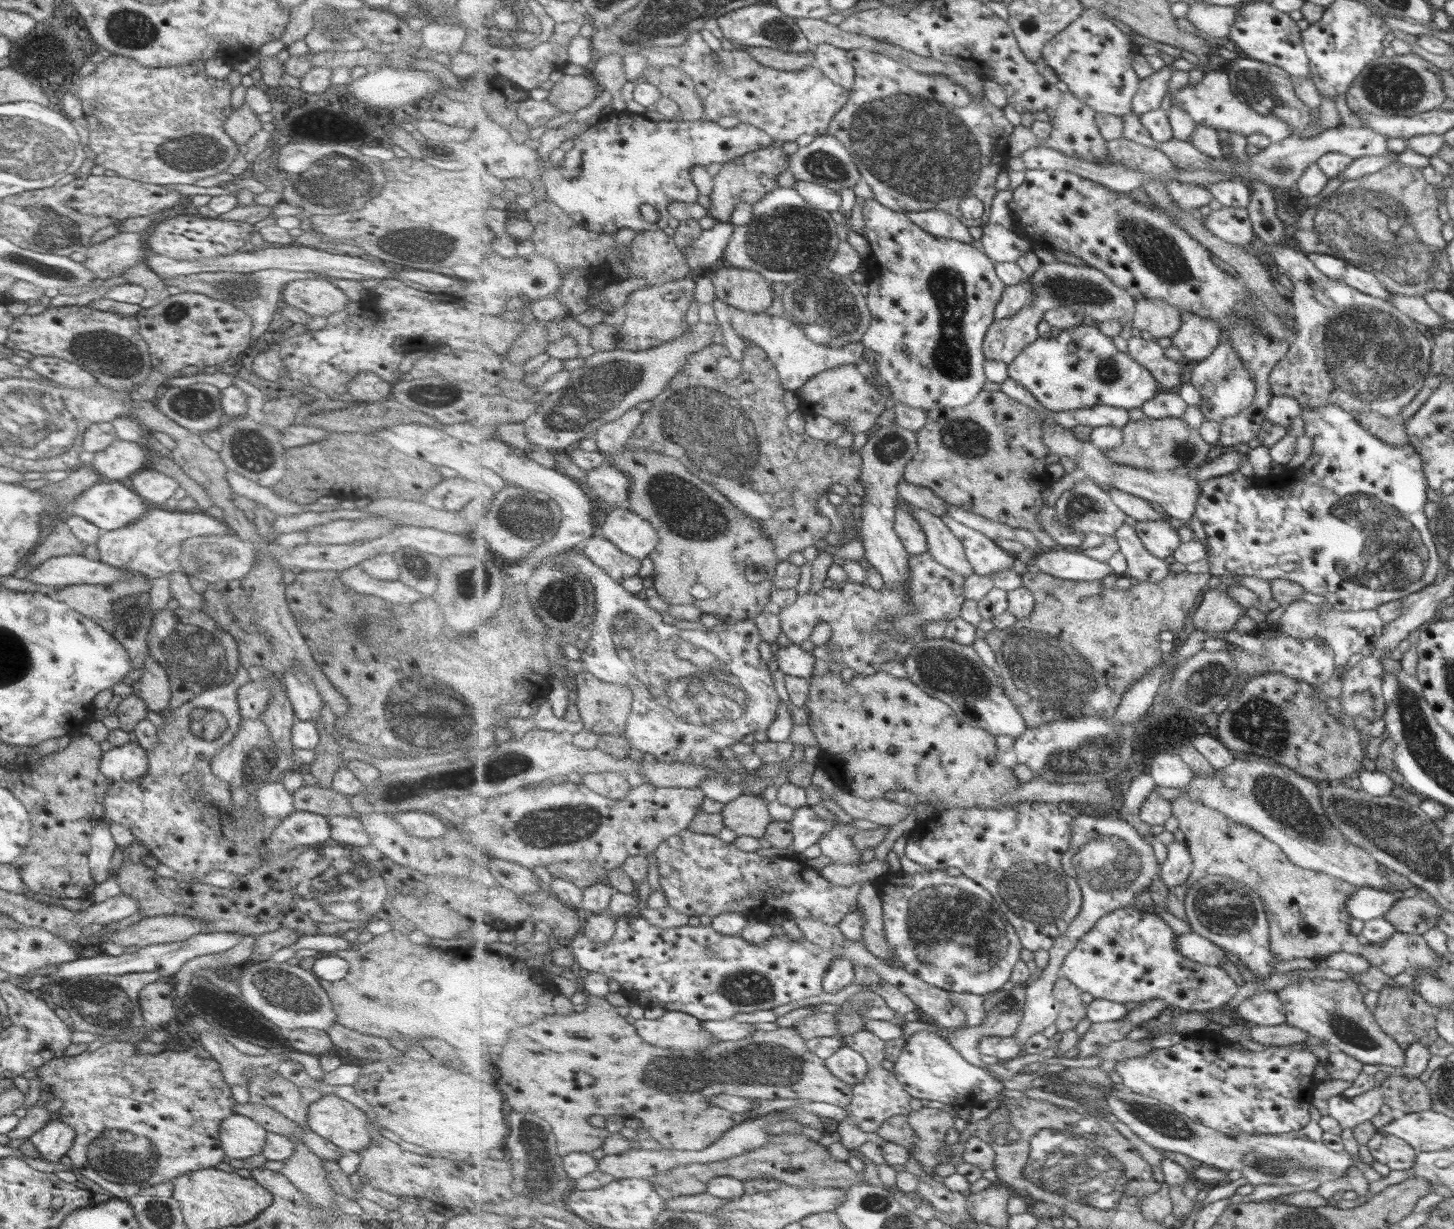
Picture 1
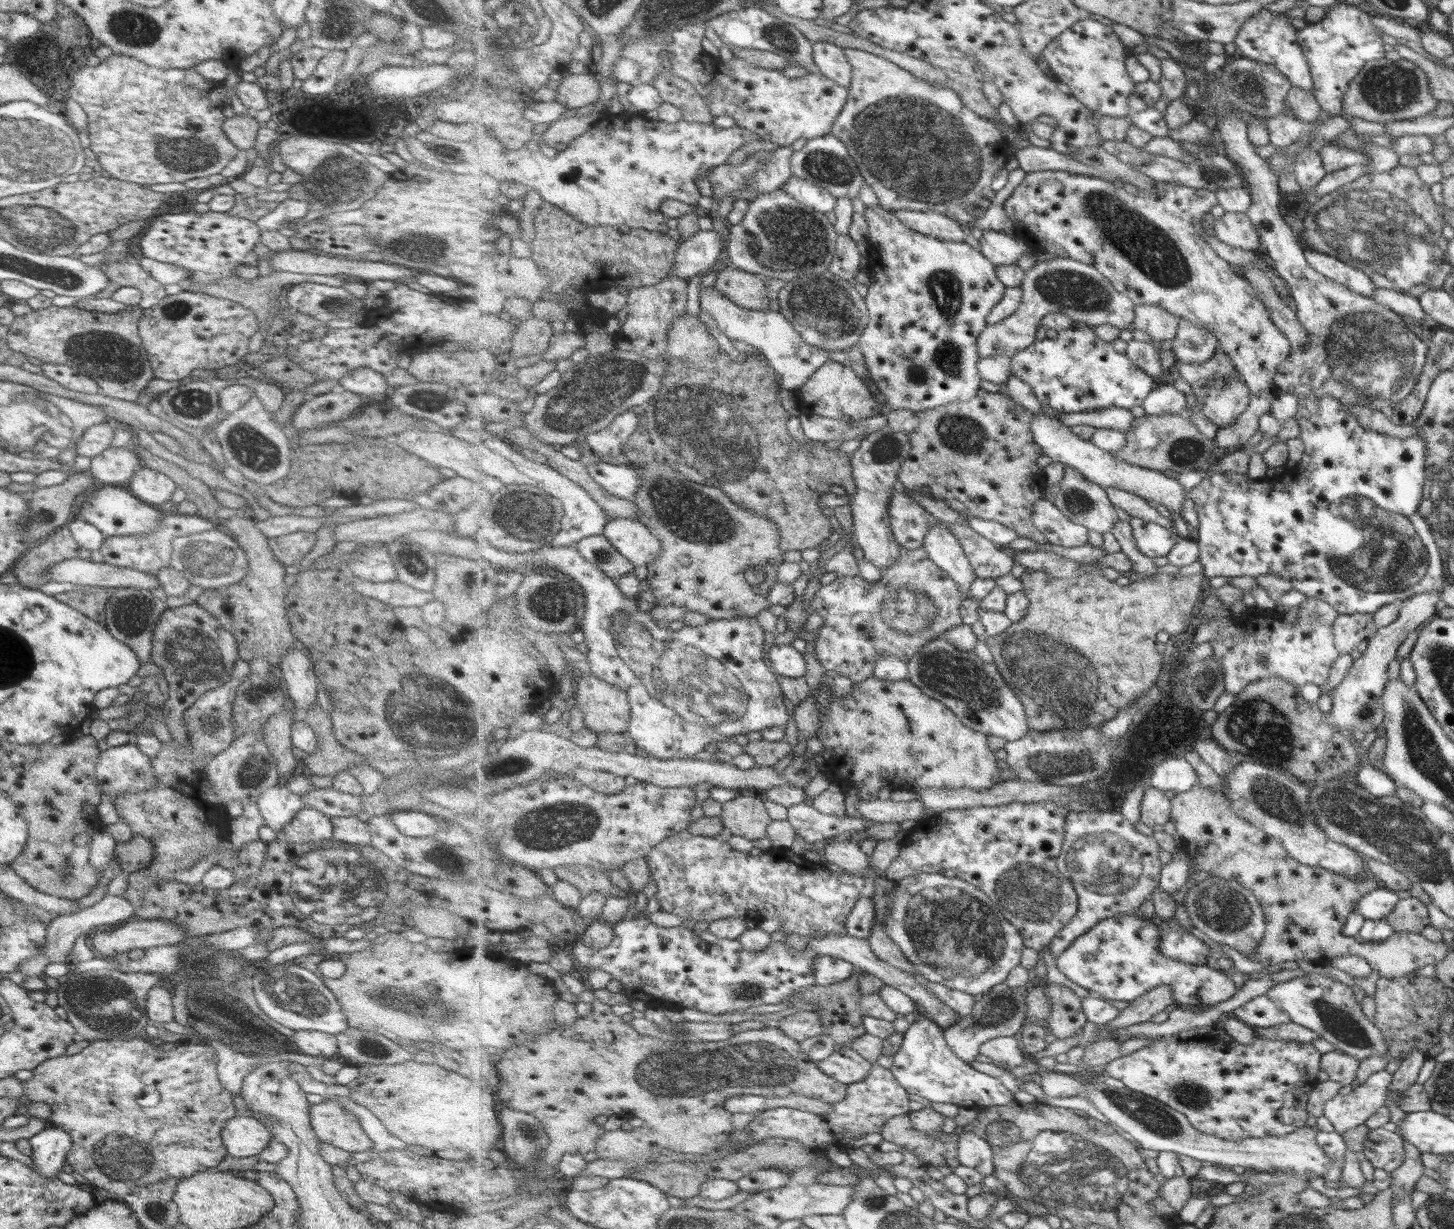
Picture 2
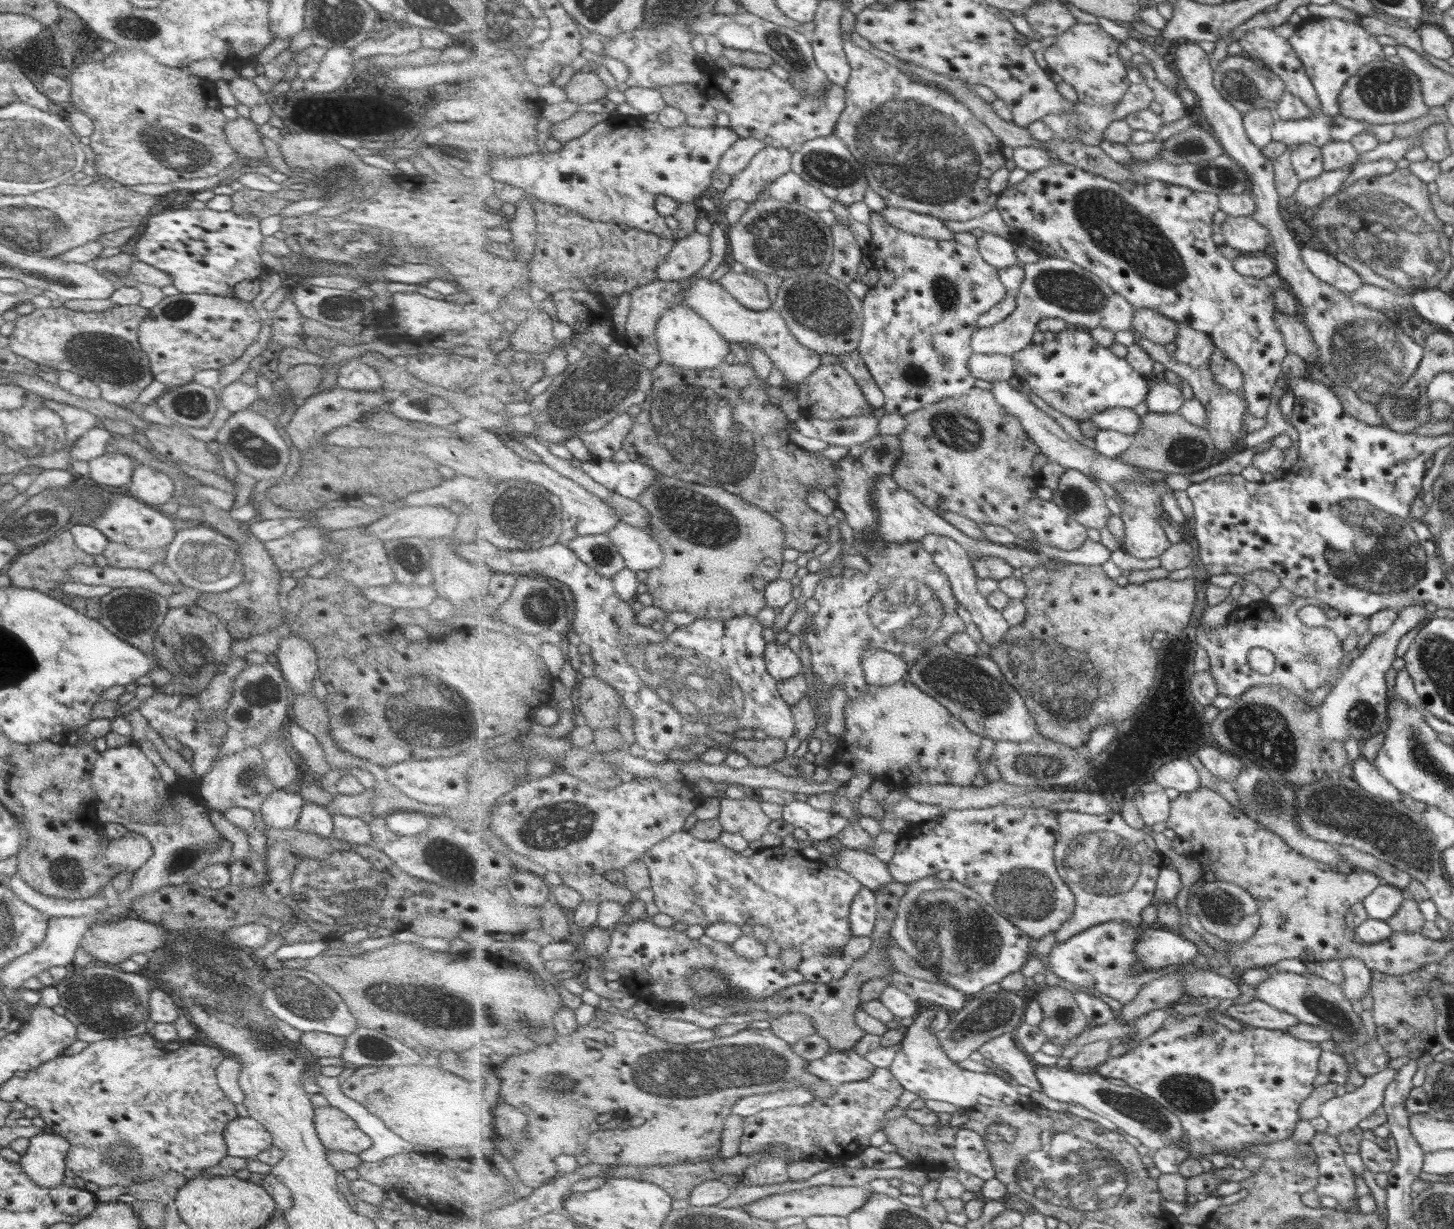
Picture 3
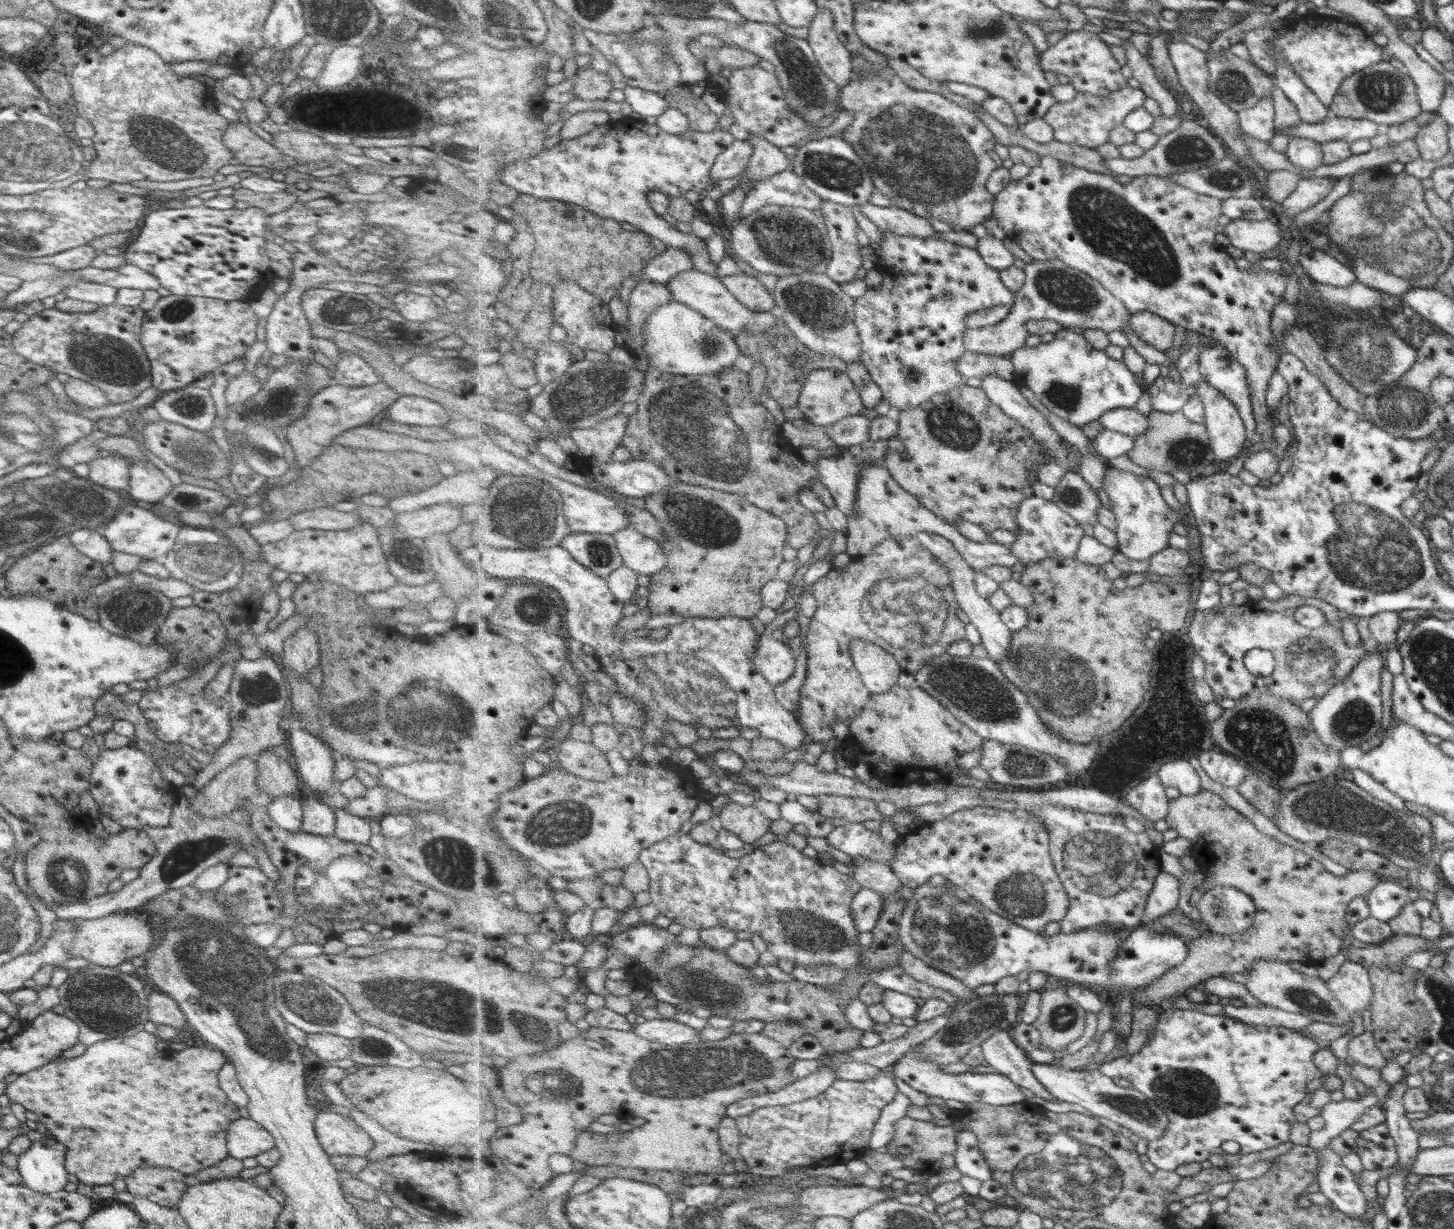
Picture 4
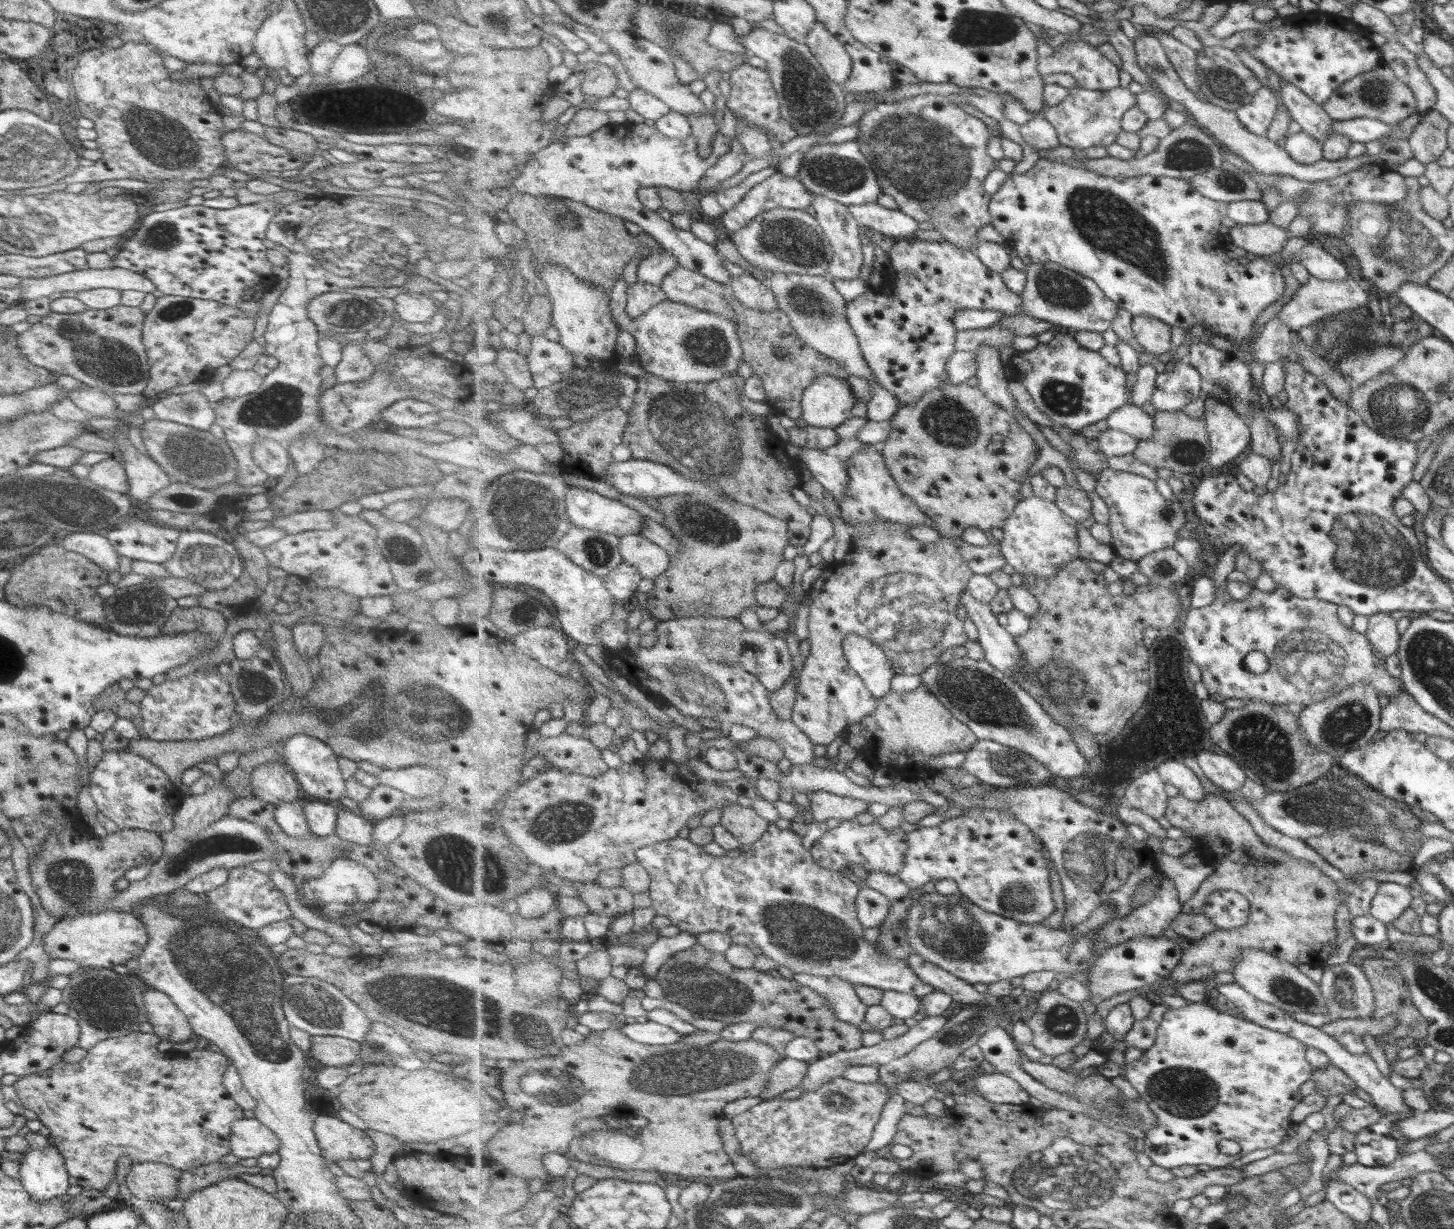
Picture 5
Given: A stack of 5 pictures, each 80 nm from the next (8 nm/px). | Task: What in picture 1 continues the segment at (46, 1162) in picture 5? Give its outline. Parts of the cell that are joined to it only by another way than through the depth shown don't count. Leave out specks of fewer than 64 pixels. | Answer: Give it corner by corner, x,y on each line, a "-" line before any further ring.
52,1117
41,1130
35,1131
28,1139
41,1154
44,1162
59,1162
73,1142
74,1132
57,1117

